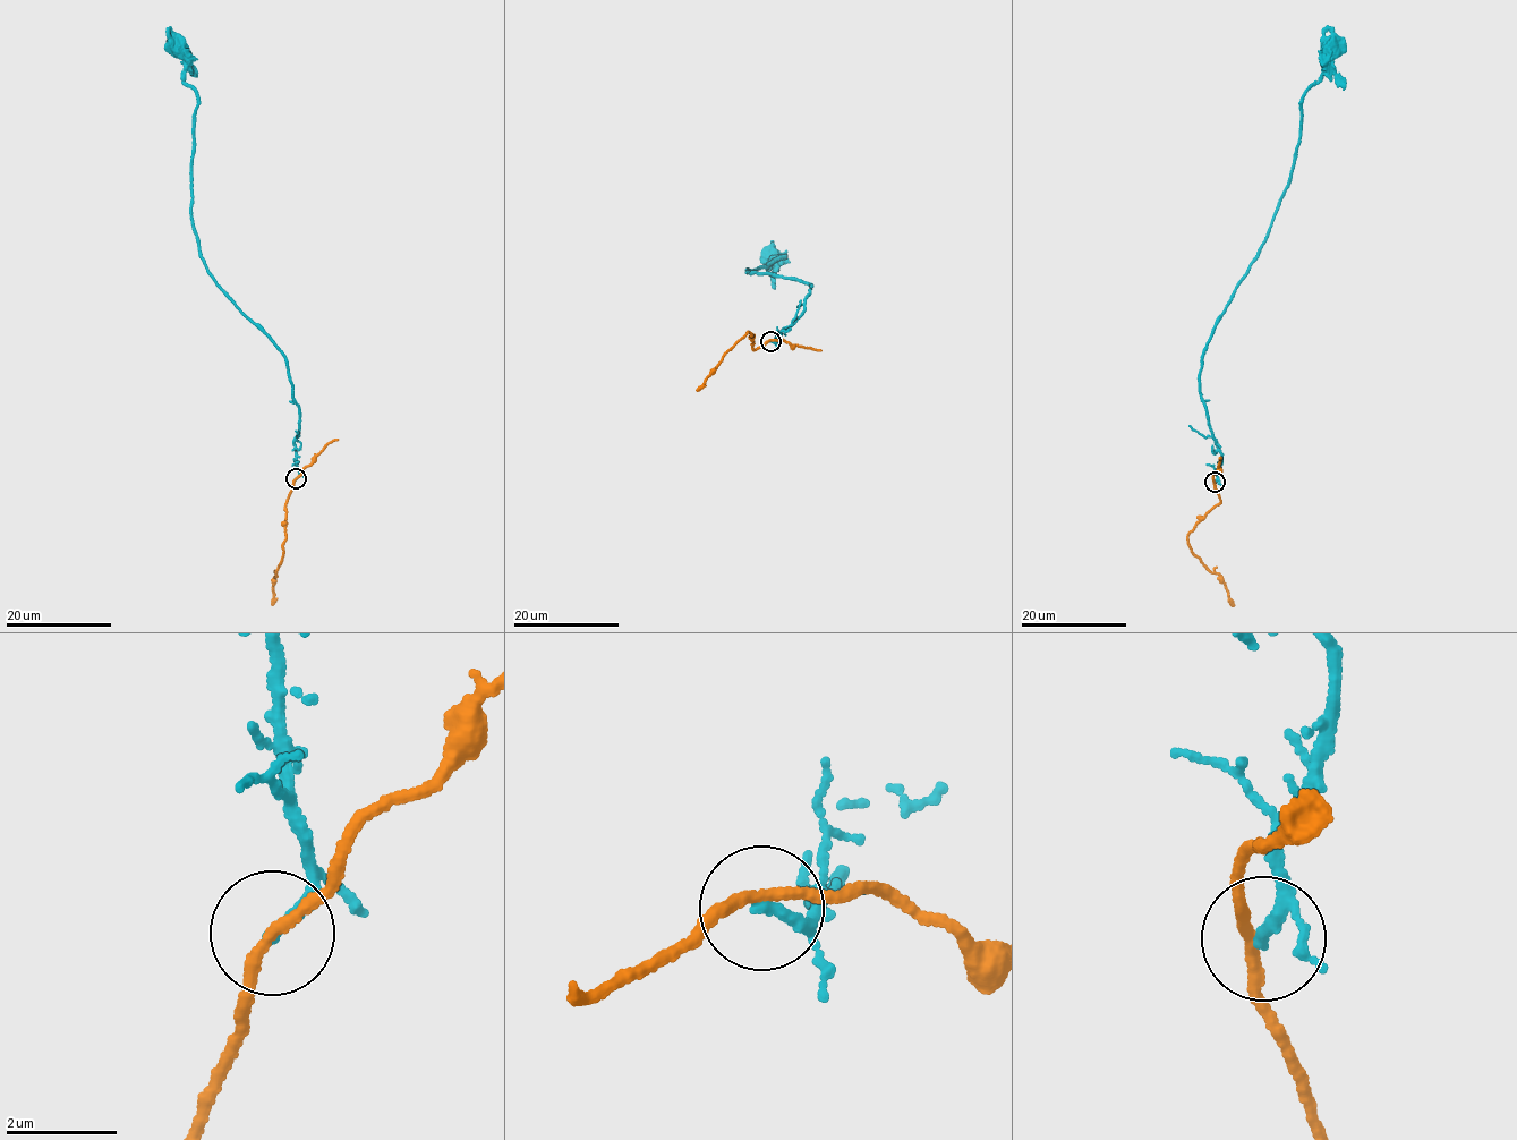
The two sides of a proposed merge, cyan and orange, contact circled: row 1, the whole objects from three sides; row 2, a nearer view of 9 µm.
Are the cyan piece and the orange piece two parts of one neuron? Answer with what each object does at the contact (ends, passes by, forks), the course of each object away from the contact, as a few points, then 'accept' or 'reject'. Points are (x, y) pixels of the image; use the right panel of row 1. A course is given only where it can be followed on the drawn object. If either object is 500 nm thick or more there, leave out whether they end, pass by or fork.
cyan ends; orange passes by; course cyan (1215, 482), (1221, 453), (1200, 393), (1201, 356), (1263, 243), (1290, 172), (1301, 96), (1319, 83), (1332, 48); course orange (1215, 482), (1220, 502), (1195, 524), (1187, 535), (1187, 543), (1192, 553), (1225, 583), (1228, 601), (1234, 605); reject

